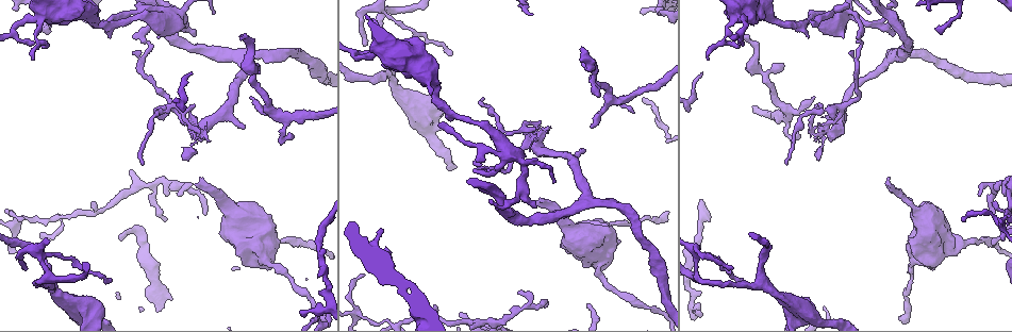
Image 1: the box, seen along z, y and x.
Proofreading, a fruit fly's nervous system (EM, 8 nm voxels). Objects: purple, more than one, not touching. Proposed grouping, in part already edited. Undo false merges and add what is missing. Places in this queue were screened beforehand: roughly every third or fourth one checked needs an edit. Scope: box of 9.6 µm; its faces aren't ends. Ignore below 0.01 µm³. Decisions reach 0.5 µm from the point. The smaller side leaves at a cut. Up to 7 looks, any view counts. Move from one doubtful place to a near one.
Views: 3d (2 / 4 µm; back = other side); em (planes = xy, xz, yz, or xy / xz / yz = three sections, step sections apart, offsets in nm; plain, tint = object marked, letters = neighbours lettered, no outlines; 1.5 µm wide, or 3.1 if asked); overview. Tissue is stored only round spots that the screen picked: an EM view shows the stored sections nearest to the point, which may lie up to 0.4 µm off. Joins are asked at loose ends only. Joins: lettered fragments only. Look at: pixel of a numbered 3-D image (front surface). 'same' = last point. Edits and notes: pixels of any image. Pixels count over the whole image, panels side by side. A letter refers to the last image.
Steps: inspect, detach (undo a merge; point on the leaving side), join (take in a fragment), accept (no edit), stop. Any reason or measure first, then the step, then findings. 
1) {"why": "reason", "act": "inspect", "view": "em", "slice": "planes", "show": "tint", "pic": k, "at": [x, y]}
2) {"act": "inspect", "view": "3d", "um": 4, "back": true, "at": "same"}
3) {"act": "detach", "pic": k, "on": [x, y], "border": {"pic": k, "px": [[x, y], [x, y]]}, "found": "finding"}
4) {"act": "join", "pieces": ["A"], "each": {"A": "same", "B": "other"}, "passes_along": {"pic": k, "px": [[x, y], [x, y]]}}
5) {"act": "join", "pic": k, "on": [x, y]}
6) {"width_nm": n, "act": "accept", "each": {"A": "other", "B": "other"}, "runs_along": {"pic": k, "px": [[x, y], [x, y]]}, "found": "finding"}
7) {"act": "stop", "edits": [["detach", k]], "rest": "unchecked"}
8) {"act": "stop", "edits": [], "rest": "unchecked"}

{"why": "free end", "act": "inspect", "view": "em", "slice": "planes", "show": "letters", "pic": 1, "at": [366, 43]}

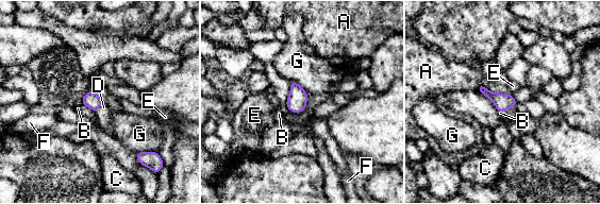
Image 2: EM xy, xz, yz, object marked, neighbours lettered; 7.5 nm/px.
{"longest_contact_nm": ["G", 260], "act": "join", "pieces": ["D"], "each": {"A": "other", "B": "other", "C": "other", "D": "same", "E": "other", "F": "other", "G": "other"}, "found": "it goes on there"}

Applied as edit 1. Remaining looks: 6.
{"act": "inspect", "view": "overview"}

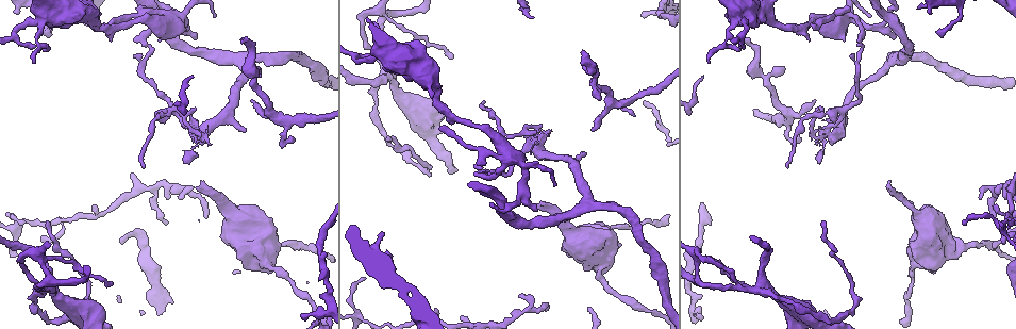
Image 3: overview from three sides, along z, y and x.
{"act": "inspect", "view": "3d", "um": 2, "pic": 3, "at": [788, 165]}

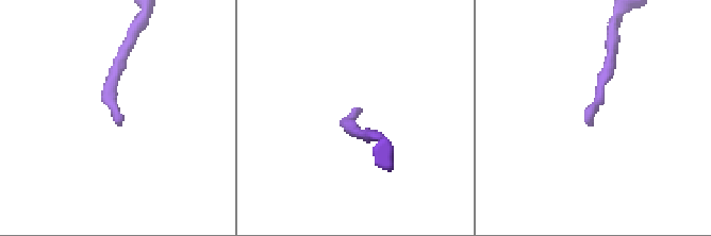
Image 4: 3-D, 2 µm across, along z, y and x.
{"act": "inspect", "view": "em", "slice": "planes", "show": "tint", "pic": 4, "at": [120, 122]}

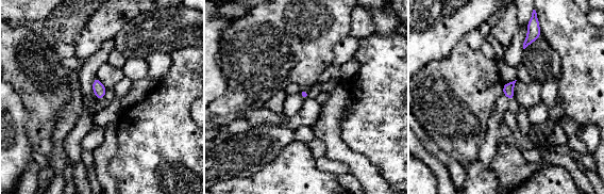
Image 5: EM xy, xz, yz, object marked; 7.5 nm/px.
{"why": "see the neighbours", "act": "inspect", "view": "em", "slice": "planes", "show": "letters", "at": "same"}

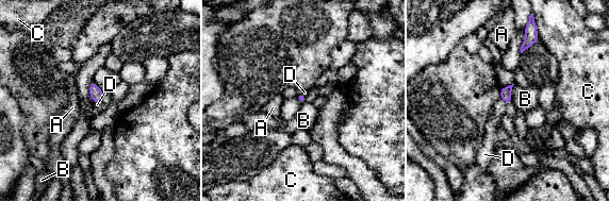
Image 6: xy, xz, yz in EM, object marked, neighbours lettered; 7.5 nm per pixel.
{"act": "join", "pieces": ["D"], "each": {"A": "other", "B": "other", "C": "other", "D": "same"}, "found": "the neuron continues"}

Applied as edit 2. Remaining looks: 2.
{"why": "narrows sharply", "act": "inspect", "view": "3d", "um": 4, "pic": 3, "at": [33, 303]}

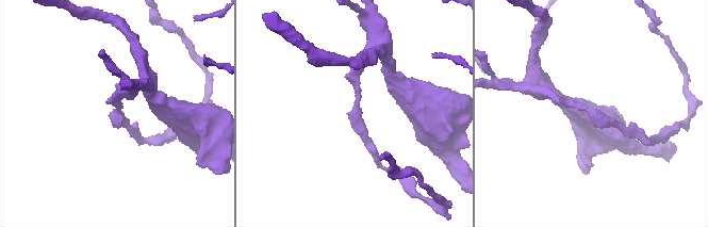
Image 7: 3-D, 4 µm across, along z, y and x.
{"act": "inspect", "view": "em", "slice": "planes", "show": "letters", "pic": 7, "at": [356, 102]}

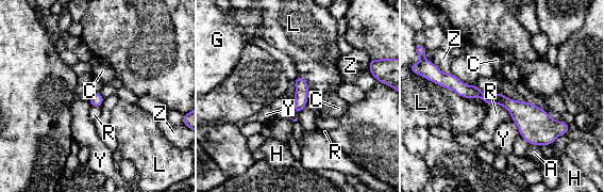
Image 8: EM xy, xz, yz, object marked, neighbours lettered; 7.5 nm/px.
{"width_nm": 90, "act": "accept", "each": {"A": "other", "C": "other", "G": "other", "H": "other", "L": "other", "R": "other", "Y": "other", "Z": "other"}, "border": {"pic": 8, "px": [[510, 118], [521, 134]]}, "found": "all the same neuron"}

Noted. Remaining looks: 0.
{"act": "stop", "edits": [["join", 2], ["join", 6]], "rest": "unchecked"}

